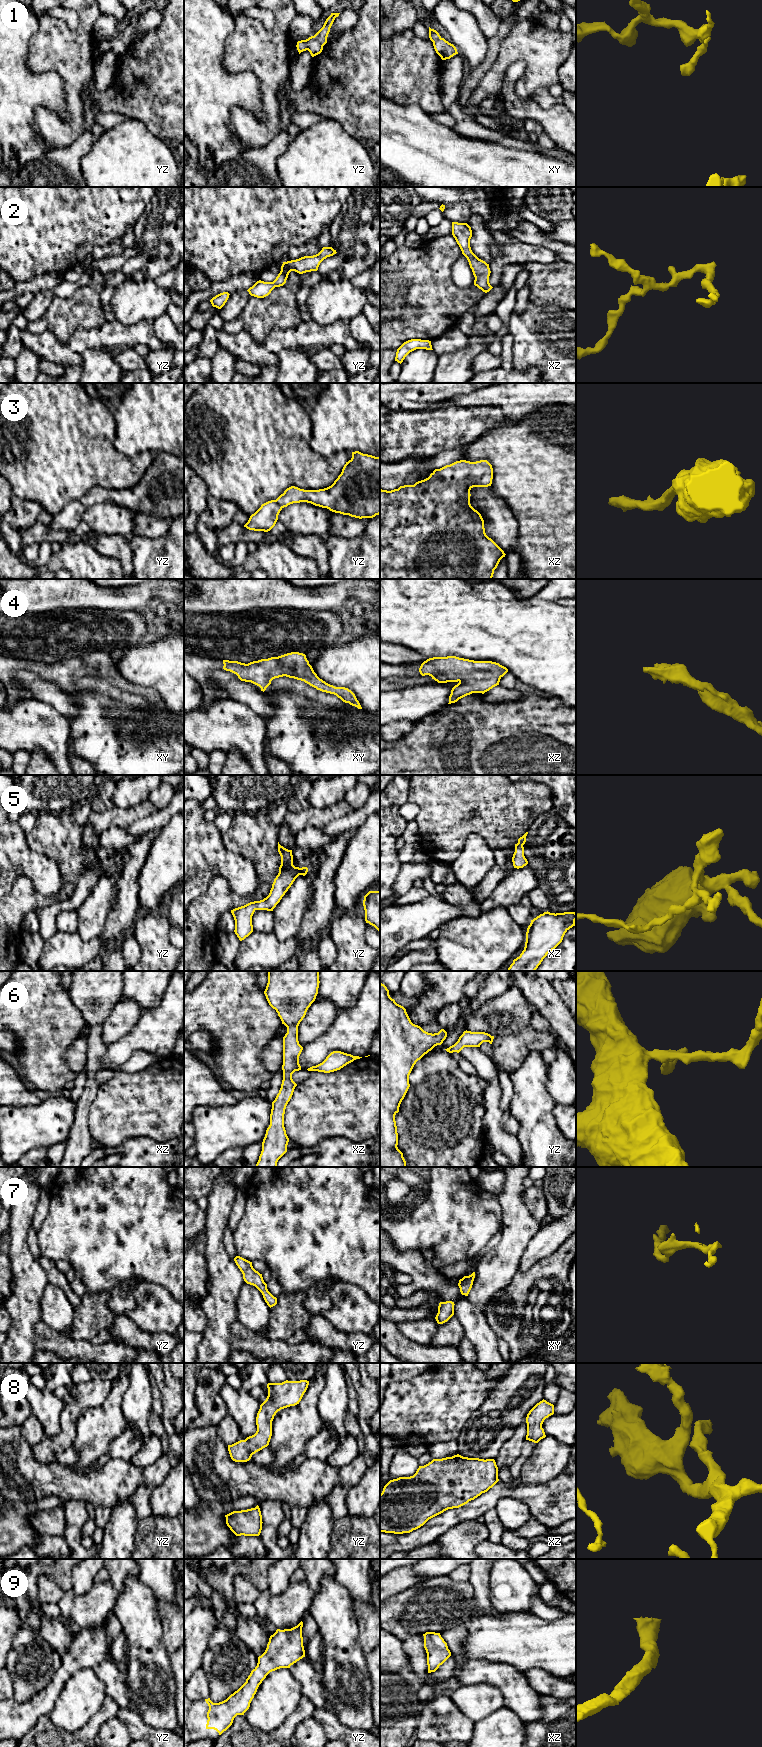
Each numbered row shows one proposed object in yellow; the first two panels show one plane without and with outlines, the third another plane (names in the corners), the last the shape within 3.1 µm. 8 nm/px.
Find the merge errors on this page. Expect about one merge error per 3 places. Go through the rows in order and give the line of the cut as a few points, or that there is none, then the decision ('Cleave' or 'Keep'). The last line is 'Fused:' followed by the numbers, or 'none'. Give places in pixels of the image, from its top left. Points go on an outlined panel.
1: No split. Keep
2: No split. Keep
3: No split. Keep
4: No split. Keep
5: No split. Keep
6: No split. Keep
7: No split. Keep
8: No split. Keep
9: No split. Keep
Fused: none

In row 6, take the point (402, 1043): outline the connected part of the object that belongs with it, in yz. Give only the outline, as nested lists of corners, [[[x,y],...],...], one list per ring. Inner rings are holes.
[[[380,982],[380,1167],[406,1167],[403,1153],[397,1147],[395,1115],[410,1087],[409,1075],[414,1065],[446,1037],[444,1029],[432,1034],[413,1024],[406,1009],[390,997],[389,990]]]

